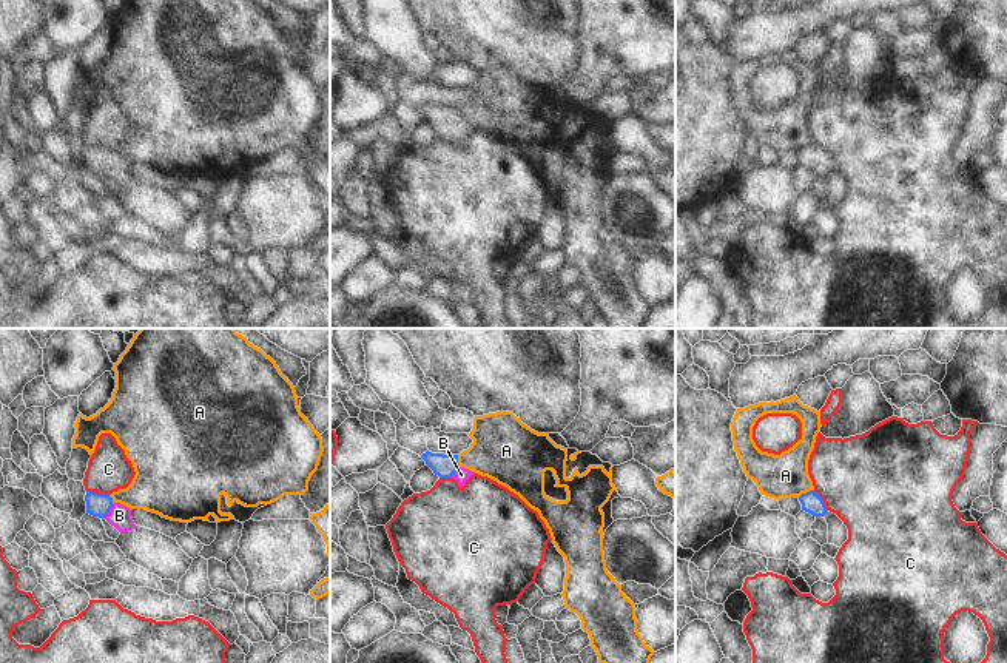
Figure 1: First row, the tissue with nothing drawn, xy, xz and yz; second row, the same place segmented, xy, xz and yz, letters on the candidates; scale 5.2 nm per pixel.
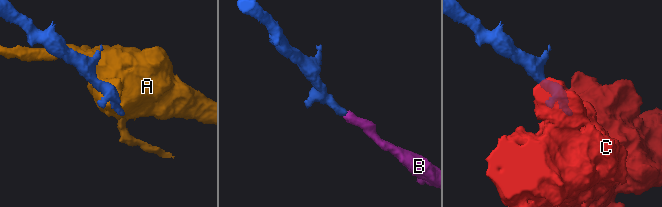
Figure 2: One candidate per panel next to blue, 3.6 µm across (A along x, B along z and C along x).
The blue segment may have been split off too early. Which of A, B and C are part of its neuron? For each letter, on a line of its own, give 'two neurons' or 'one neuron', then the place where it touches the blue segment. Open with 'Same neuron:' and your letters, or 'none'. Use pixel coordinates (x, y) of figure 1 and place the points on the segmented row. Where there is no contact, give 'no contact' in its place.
Same neuron: B
A: two neurons | yz (807, 492)
B: one neuron | xy (110, 509)
C: two neurons | xy (97, 494)

